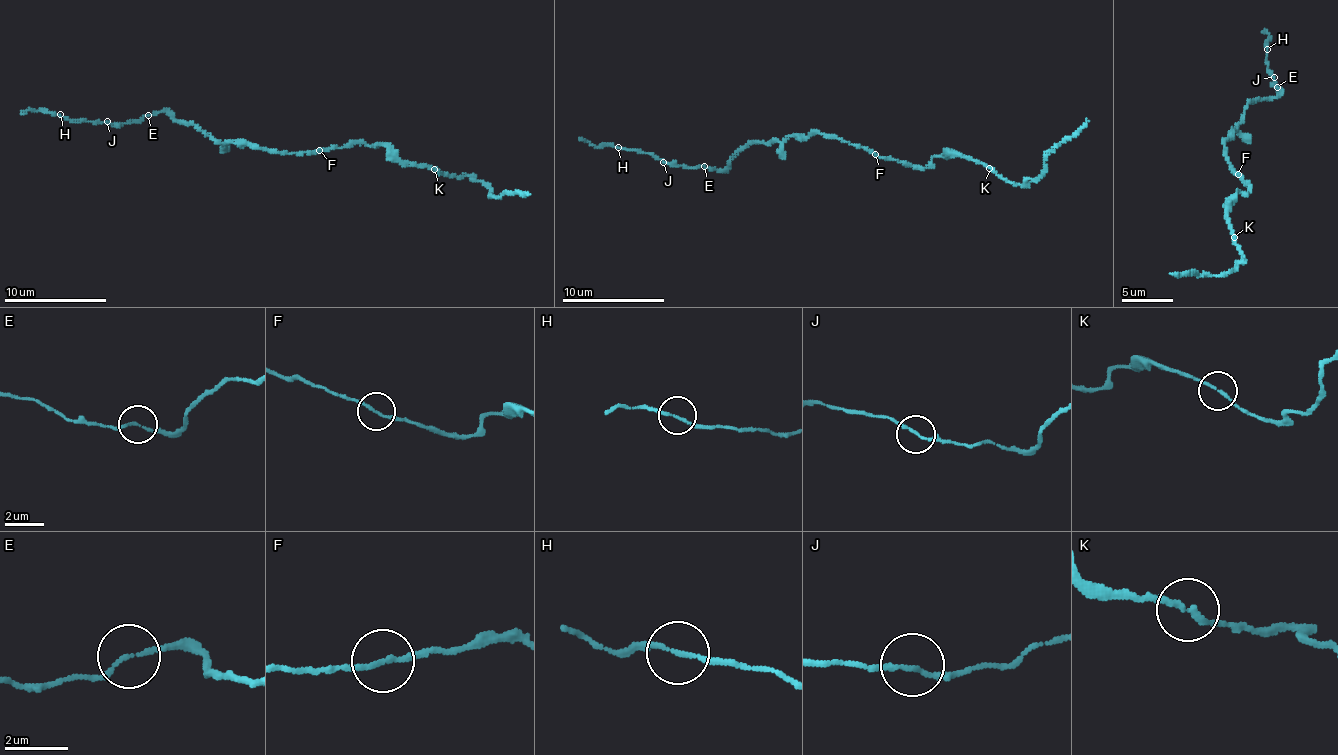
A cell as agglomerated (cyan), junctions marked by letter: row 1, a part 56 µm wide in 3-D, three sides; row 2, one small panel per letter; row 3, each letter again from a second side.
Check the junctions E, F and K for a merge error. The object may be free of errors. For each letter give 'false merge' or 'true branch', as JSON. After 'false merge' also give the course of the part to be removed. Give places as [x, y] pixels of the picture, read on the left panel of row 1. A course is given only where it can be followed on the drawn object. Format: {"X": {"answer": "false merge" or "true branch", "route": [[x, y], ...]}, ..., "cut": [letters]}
{"E": {"answer": "true branch"}, "F": {"answer": "true branch"}, "K": {"answer": "true branch"}, "cut": []}

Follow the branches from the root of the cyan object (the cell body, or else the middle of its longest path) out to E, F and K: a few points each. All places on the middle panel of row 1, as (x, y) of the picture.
E: (847, 142), (819, 133), (786, 136), (780, 142), (748, 144), (723, 170), (710, 169), (704, 166)
F: (847, 142), (867, 147), (875, 155)
K: (847, 142), (867, 147), (880, 157), (913, 166), (924, 168), (934, 157), (957, 154), (976, 160), (989, 168)

